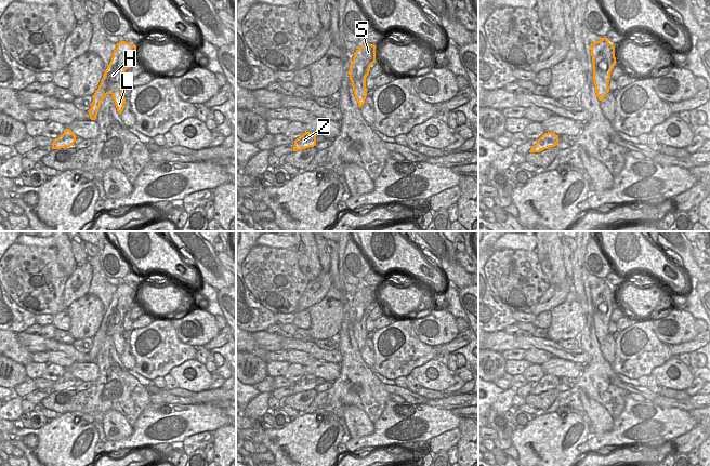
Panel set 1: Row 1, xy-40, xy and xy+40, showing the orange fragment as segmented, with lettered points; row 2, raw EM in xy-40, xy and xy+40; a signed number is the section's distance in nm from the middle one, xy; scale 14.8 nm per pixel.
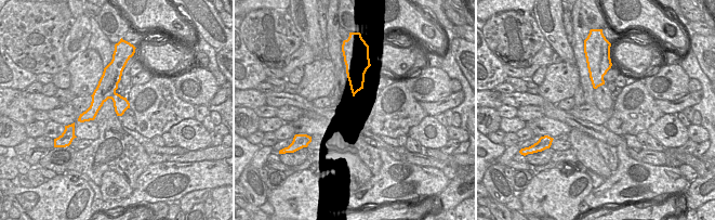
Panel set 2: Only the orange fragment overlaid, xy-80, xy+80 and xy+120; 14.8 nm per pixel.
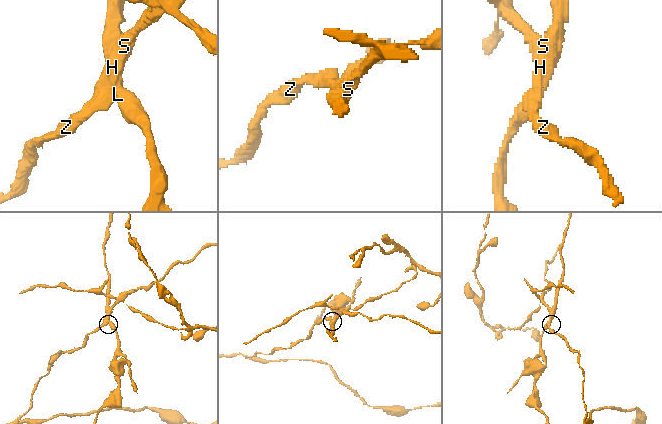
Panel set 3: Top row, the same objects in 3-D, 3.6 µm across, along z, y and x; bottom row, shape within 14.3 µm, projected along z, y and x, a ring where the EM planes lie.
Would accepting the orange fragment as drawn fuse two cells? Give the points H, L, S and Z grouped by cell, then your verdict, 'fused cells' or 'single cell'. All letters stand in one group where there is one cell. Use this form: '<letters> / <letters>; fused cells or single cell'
H S Z / L; fused cells

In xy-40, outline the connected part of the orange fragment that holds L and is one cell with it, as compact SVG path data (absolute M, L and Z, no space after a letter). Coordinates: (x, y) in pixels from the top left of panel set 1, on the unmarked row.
M116 332L111 337L113 337L117 354L121 356L124 350L124 343L126 343L126 339L122 336L122 332Z

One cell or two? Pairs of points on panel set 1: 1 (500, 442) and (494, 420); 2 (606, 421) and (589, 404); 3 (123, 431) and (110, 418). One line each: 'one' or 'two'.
1: one
2: one
3: one

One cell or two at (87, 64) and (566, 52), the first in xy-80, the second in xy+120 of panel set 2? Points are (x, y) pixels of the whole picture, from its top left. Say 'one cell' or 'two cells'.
two cells

